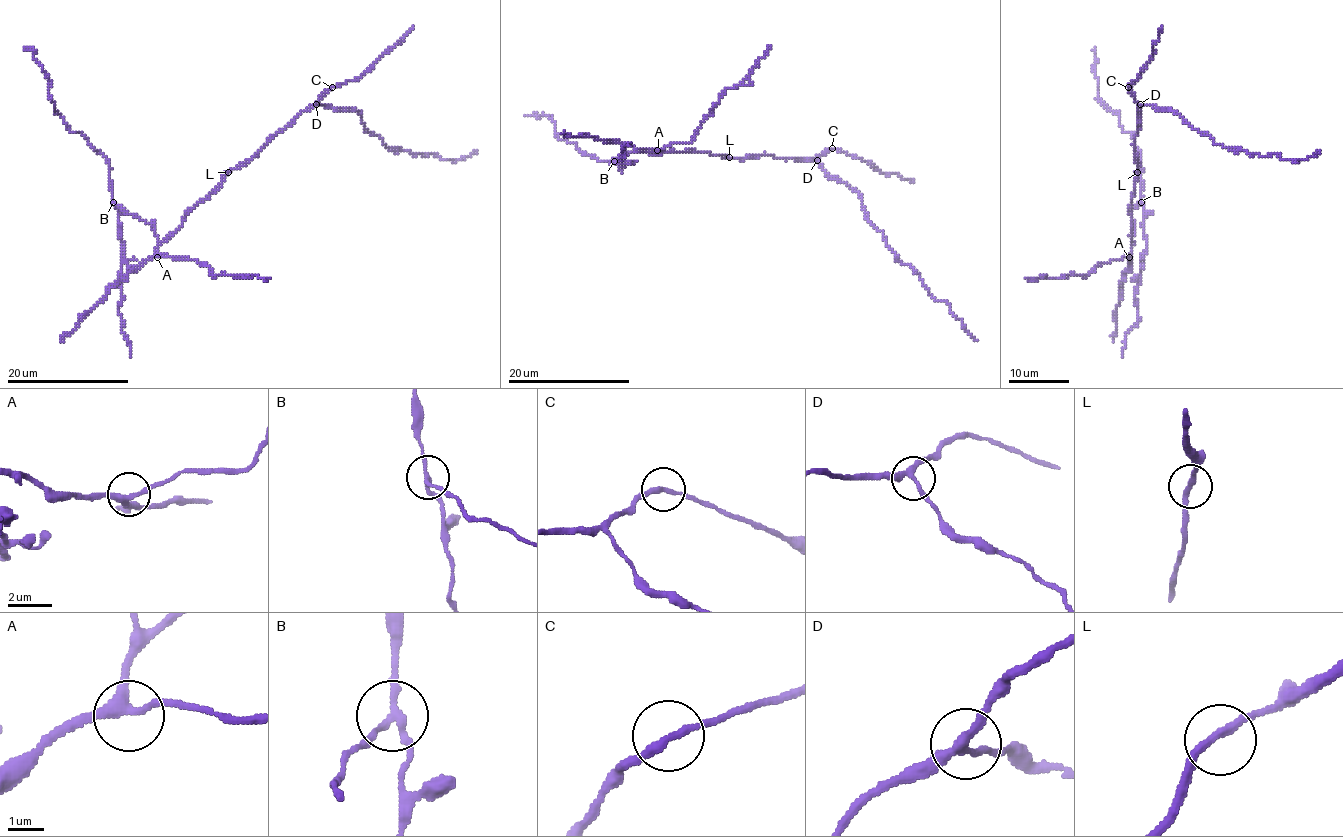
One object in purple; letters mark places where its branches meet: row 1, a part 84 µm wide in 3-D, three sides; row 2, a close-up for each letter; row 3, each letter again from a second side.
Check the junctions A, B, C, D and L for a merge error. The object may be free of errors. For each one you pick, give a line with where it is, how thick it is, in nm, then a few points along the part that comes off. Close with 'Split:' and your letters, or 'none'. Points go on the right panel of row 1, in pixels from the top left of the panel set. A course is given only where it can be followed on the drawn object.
B: (1141, 202) | 180 nm | (1141, 201), (1141, 162), (1134, 136), (1123, 133), (1118, 115), (1097, 93), (1096, 49)
Split: B

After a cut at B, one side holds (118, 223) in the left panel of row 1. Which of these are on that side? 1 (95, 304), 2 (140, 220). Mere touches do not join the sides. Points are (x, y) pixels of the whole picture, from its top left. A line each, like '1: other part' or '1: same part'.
1: other part
2: other part

